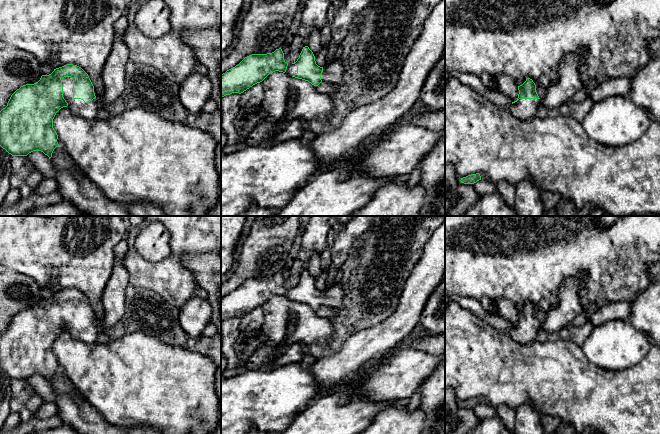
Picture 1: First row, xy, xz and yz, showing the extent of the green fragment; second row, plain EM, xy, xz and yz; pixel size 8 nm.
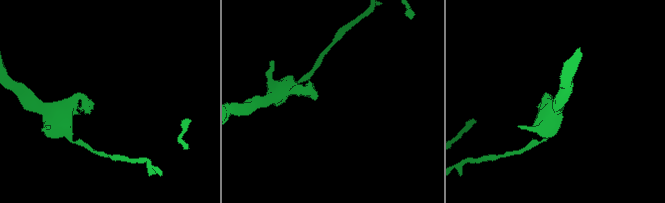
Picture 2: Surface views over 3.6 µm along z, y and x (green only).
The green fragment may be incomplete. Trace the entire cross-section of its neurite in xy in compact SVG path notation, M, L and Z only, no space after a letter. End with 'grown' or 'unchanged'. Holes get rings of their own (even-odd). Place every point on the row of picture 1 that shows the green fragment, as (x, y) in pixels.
M125 14L114 23L114 42L102 72L104 93L100 98L95 96L94 86L81 67L67 64L56 68L51 74L42 75L38 82L23 85L11 95L7 106L0 111L0 146L12 156L27 156L33 151L41 151L50 159L54 149L59 146L53 119L61 108L68 107L88 120L96 119L98 111L115 101L124 90L126 65L130 60L124 41L127 27Z | grown

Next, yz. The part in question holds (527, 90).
M532 79L518 86L519 94L516 101L512 102L509 112L520 120L530 120L536 116L541 99L536 92L536 85Z | grown

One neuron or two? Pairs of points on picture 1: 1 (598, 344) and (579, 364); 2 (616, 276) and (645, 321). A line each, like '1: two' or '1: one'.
1: two
2: two

